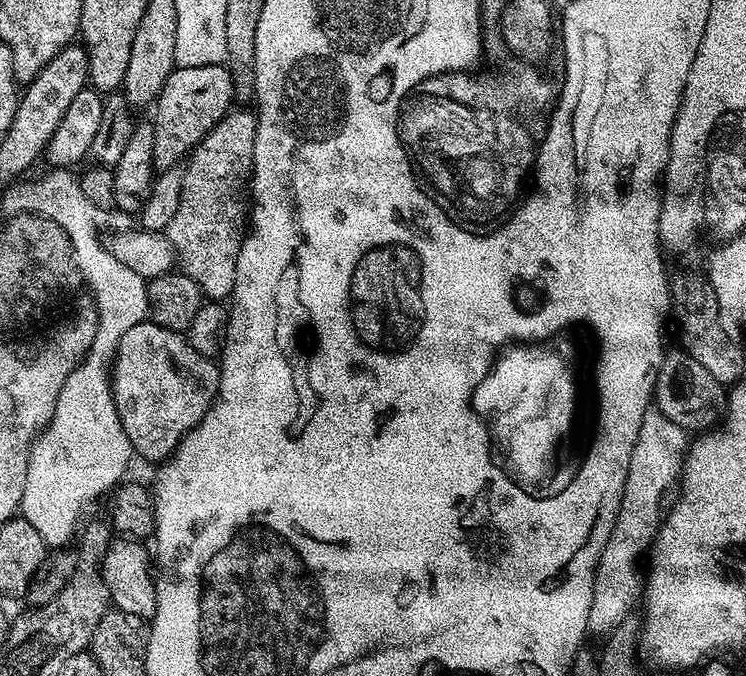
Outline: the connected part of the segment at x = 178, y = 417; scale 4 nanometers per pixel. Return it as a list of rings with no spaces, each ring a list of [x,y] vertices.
[[[151,322],[133,326],[122,336],[116,358],[111,368],[113,400],[117,406],[122,430],[132,443],[132,451],[137,457],[149,460],[153,466],[168,459],[186,433],[210,410],[216,401],[216,391],[220,385],[220,369],[211,356],[203,356],[194,350],[192,341],[183,332],[166,330]]]

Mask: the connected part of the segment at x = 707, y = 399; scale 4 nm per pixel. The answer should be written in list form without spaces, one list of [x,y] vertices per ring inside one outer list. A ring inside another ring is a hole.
[[[683,350],[665,355],[656,373],[654,408],[670,418],[674,426],[682,426],[689,434],[700,434],[712,430],[723,421],[728,410],[728,392],[725,385],[717,382],[714,374]]]

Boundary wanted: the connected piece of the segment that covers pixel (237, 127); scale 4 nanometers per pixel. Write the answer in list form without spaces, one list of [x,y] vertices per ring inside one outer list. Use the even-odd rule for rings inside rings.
[[[230,110],[222,118],[222,122],[218,122],[210,130],[210,134],[206,134],[202,138],[202,142],[196,149],[187,157],[186,165],[183,169],[184,185],[182,186],[182,198],[178,202],[178,210],[174,214],[174,218],[170,218],[170,226],[166,230],[168,240],[174,246],[176,258],[179,267],[190,278],[194,278],[194,282],[198,282],[201,292],[205,297],[211,298],[216,302],[224,302],[231,297],[232,287],[236,281],[236,267],[238,266],[238,254],[240,247],[246,235],[246,217],[250,212],[250,185],[252,182],[252,155],[254,154],[254,138],[256,137],[256,113],[252,110]]]

